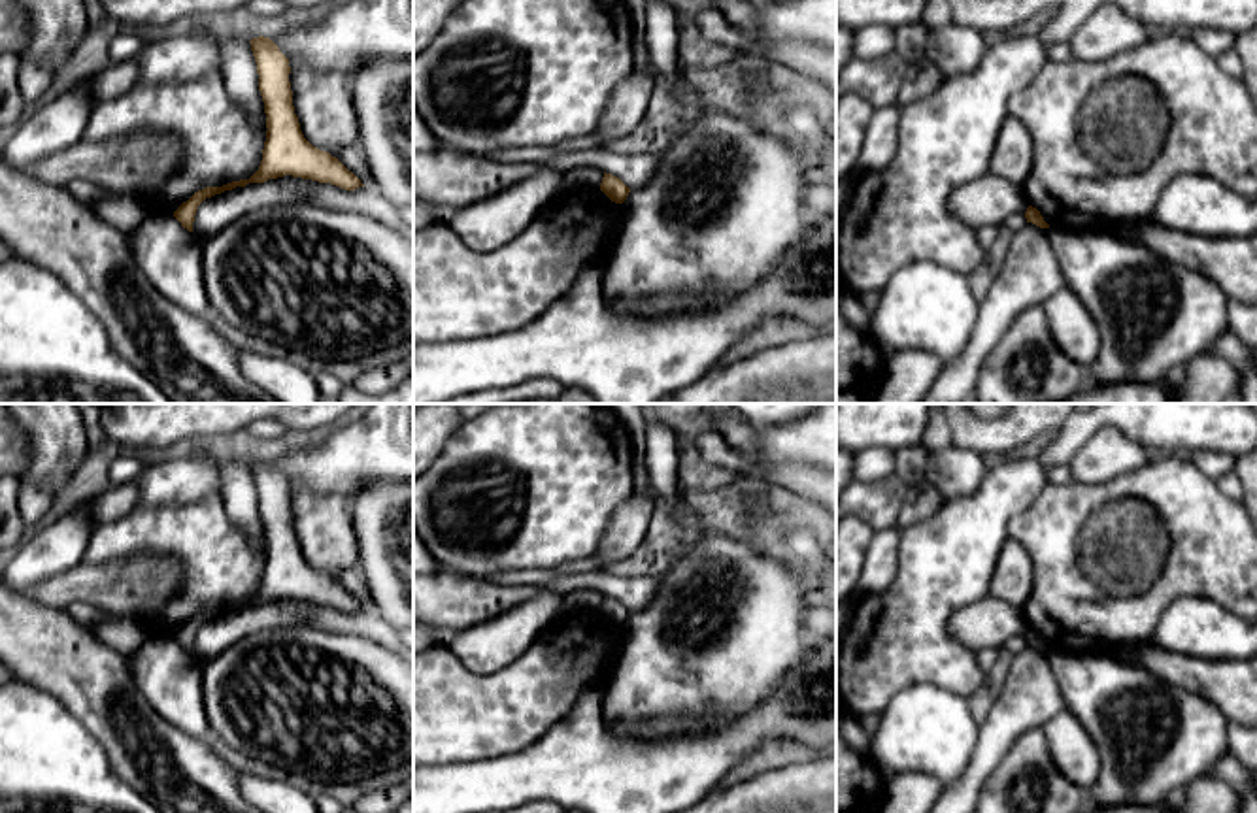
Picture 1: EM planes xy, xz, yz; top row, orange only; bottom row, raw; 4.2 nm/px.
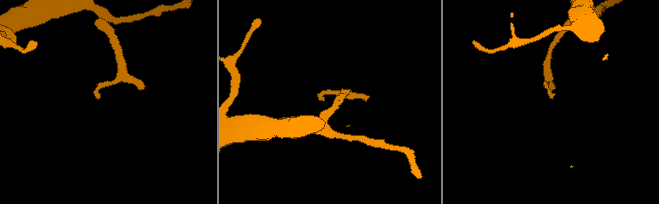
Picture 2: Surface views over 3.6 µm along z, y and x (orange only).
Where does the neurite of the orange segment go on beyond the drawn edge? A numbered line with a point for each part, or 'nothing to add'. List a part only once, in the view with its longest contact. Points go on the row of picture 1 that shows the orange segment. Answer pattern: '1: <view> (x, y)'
nothing to add

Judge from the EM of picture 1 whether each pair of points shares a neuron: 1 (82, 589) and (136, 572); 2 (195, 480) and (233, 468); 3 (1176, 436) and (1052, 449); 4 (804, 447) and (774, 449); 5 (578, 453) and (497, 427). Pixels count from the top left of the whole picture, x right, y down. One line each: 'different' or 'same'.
1: same
2: different
3: same
4: same
5: same

